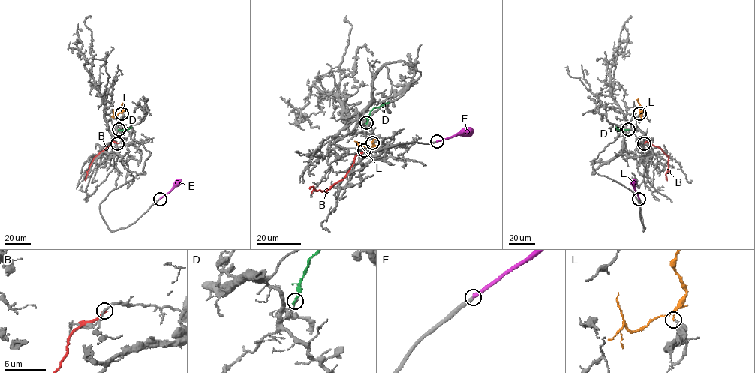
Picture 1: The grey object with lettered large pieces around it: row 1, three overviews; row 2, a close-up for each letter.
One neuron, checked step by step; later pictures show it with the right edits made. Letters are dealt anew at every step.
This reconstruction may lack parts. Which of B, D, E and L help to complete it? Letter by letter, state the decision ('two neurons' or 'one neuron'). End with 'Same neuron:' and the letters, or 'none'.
B: two neurons
D: two neurons
E: two neurons
L: two neurons
Same neuron: none

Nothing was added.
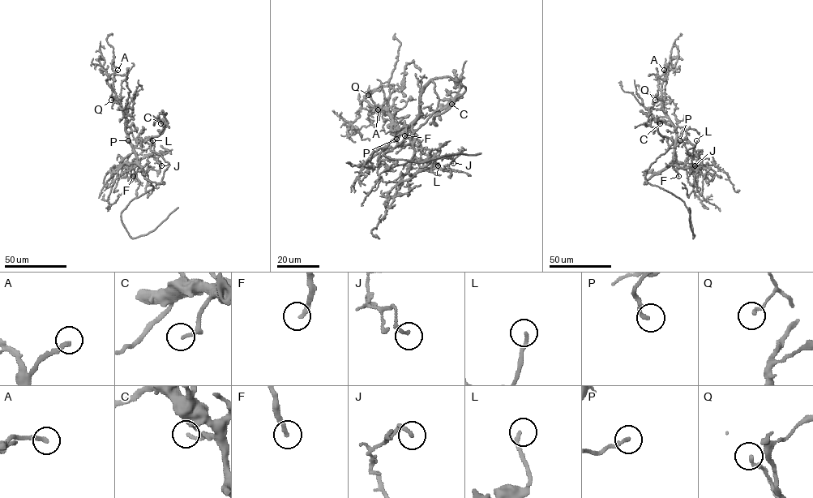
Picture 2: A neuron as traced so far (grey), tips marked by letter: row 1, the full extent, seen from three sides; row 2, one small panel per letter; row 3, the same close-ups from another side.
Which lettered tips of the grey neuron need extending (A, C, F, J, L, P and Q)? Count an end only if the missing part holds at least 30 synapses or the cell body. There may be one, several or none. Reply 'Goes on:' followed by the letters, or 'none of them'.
Goes on: A, F, P

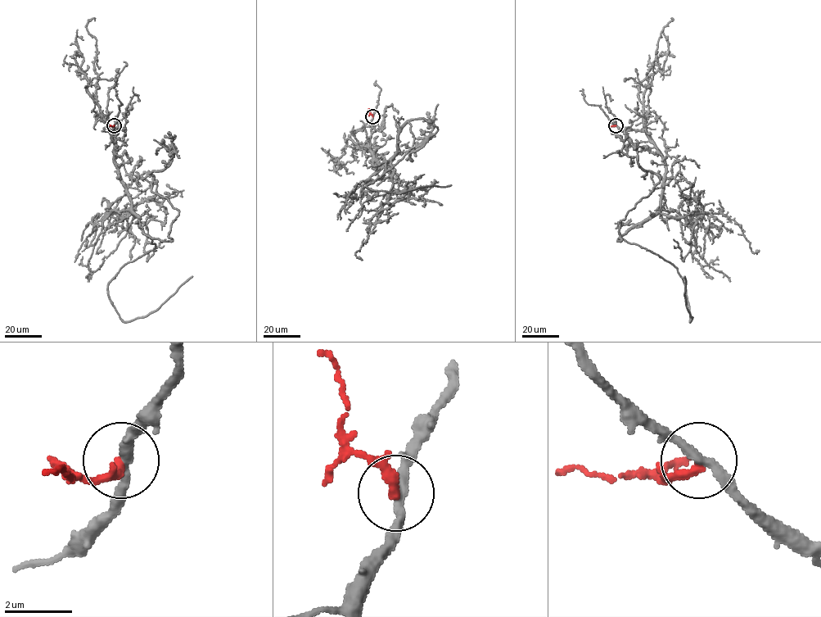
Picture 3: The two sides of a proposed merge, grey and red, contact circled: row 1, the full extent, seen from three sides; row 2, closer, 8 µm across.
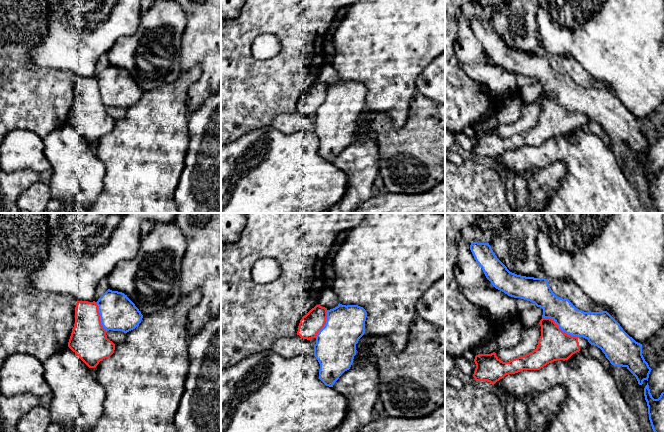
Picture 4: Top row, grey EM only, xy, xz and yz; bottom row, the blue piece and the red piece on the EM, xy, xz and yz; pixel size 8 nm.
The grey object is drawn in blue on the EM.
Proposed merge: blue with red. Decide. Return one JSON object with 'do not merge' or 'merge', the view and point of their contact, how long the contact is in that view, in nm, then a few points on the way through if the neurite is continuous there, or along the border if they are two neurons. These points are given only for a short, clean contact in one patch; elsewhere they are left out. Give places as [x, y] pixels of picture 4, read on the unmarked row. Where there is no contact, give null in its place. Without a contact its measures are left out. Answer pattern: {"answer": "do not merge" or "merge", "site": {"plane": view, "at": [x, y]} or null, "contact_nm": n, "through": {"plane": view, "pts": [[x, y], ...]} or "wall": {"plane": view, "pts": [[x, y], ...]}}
{"answer": "do not merge", "site": {"plane": "yz", "at": [560, 104]}, "contact_nm": 340, "wall": {"plane": "yz", "pts": [[542, 93], [552, 95], [563, 107], [578, 113]]}}

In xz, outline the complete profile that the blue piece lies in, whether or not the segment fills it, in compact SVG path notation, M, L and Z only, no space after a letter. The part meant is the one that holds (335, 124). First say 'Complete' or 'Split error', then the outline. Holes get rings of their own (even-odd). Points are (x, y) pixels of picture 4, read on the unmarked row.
Complete. M342 81L327 87L324 103L316 112L314 132L320 140L319 155L329 163L350 145L356 120L365 109L367 88L358 81Z

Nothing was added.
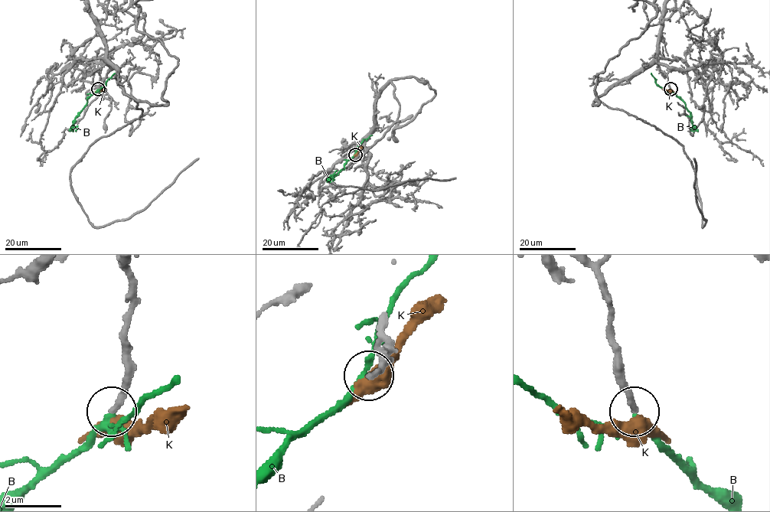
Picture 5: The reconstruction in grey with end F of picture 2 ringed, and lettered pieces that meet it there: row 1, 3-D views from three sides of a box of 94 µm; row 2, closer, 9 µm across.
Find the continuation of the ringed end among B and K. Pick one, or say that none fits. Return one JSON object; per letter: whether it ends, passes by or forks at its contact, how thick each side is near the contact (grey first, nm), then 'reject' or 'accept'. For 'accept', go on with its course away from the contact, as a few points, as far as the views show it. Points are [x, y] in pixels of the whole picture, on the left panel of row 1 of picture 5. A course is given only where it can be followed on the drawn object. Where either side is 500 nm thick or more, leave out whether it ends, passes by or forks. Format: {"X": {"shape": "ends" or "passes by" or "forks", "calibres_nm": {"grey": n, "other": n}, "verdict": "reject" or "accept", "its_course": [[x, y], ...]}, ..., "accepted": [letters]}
{"B": {"shape": "passes by", "calibres_nm": {"grey": 220, "other": 240}, "verdict": "accept", "its_course": [[98, 89], [87, 99], [85, 107], [75, 119], [72, 125], [77, 128], [76, 132]]}, "K": {"shape": "forks", "calibres_nm": {"grey": 220, "other": 400}, "verdict": "reject"}, "accepted": ["B"]}

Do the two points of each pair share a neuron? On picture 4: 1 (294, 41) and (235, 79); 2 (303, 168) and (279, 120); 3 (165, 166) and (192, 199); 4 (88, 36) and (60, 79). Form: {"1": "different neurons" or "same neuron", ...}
{"1": "same neuron", "2": "different neurons", "3": "different neurons", "4": "different neurons"}

